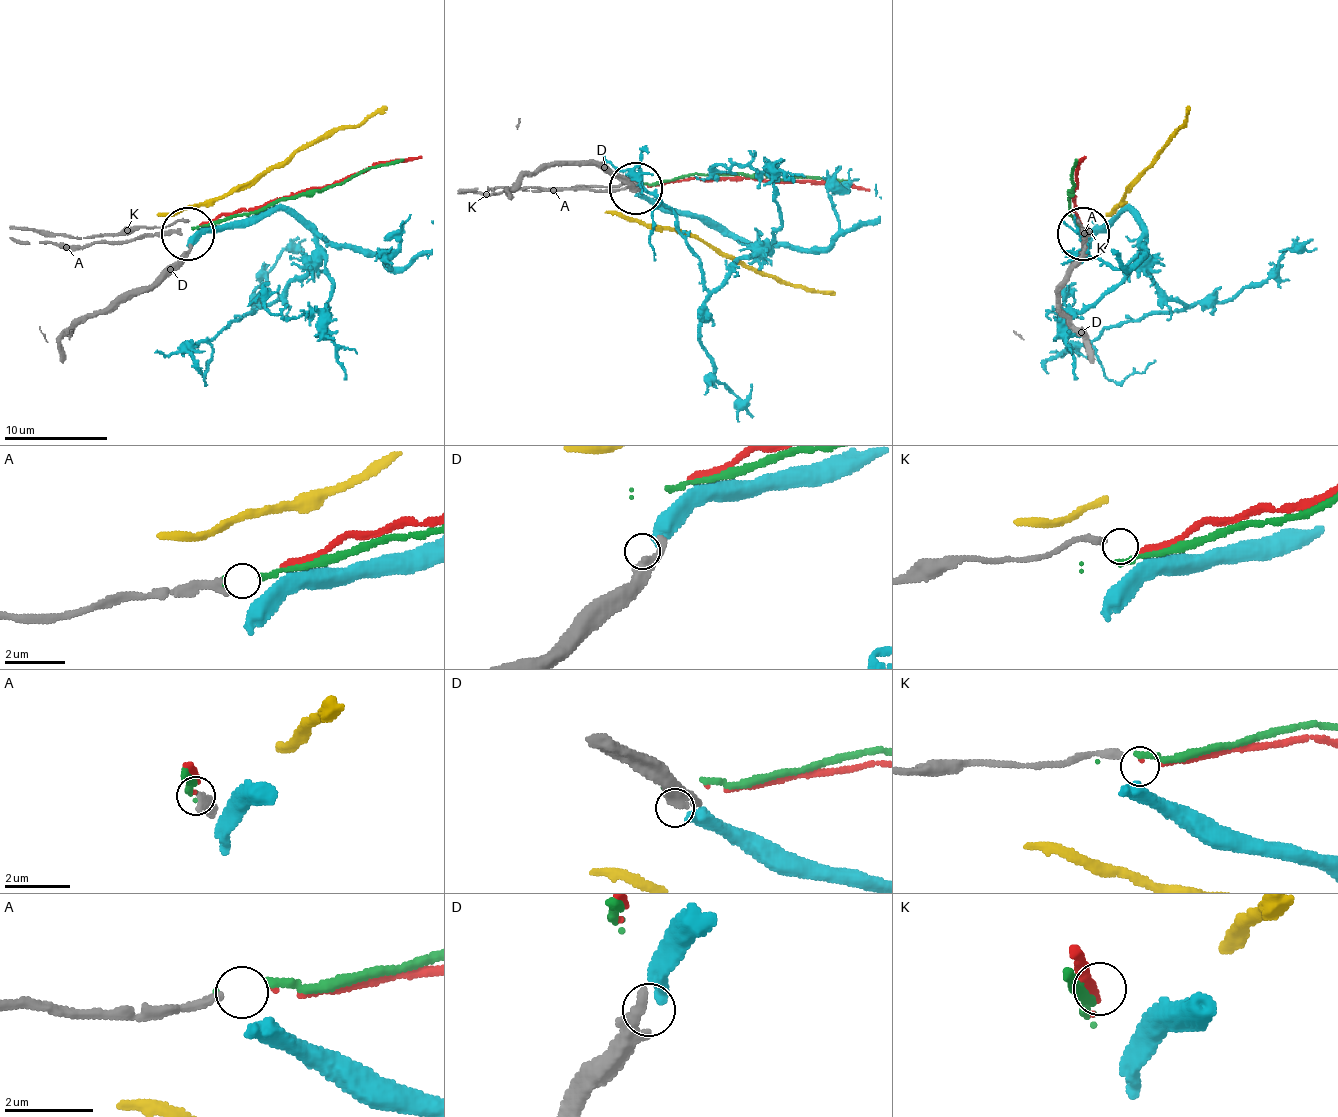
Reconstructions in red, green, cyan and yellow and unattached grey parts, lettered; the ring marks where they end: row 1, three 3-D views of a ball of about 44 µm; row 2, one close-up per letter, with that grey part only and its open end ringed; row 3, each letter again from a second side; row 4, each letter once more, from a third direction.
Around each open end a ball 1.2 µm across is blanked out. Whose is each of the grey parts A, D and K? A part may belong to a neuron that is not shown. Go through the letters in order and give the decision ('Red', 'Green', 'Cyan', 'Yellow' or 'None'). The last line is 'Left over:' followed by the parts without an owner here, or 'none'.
A: Red
D: Cyan
K: None
Left over: K

